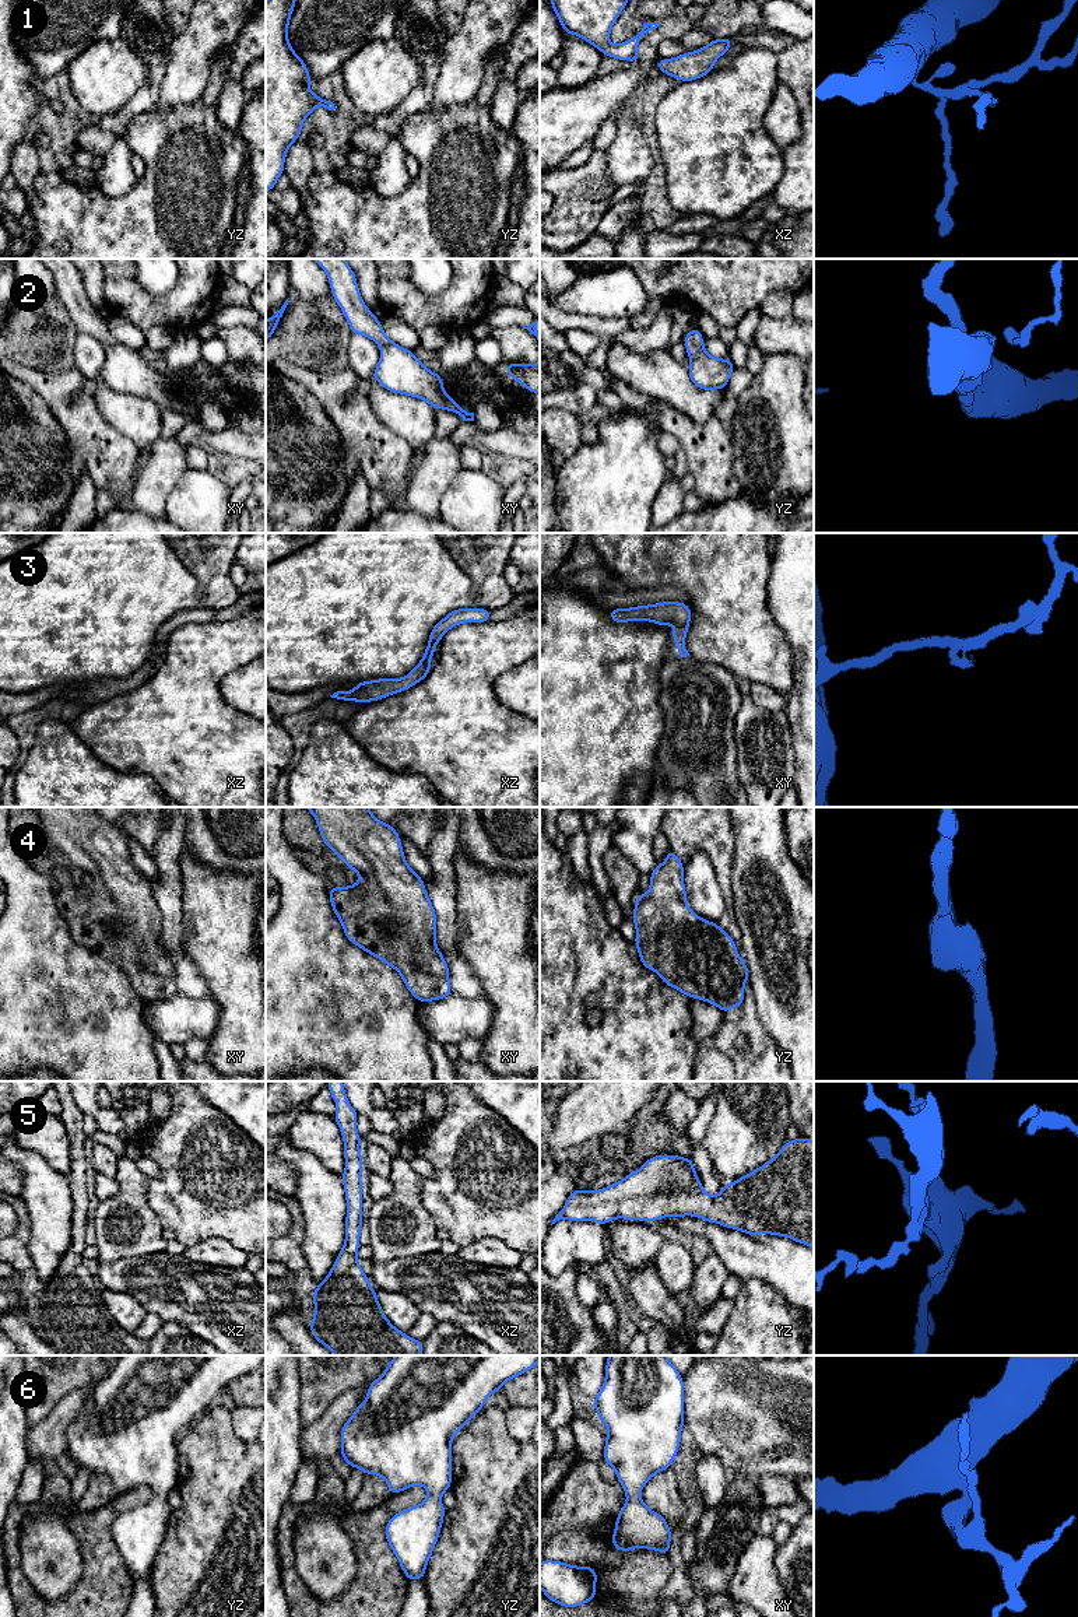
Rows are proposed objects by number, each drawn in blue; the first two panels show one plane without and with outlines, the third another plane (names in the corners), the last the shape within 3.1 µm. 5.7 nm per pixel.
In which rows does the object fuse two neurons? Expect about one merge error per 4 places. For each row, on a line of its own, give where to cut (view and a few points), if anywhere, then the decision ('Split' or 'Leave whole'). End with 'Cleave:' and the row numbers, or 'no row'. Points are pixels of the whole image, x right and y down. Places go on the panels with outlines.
1: No split. Leave whole
2: No split. Leave whole
3: No split. Leave whole
4: No split. Leave whole
5: No split. Leave whole
6: No split. Leave whole
Cleave: no row

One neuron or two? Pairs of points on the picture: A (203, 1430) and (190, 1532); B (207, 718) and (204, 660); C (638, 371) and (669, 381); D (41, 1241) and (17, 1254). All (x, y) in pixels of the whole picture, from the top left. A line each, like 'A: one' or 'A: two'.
A: one
B: one
C: one
D: two

